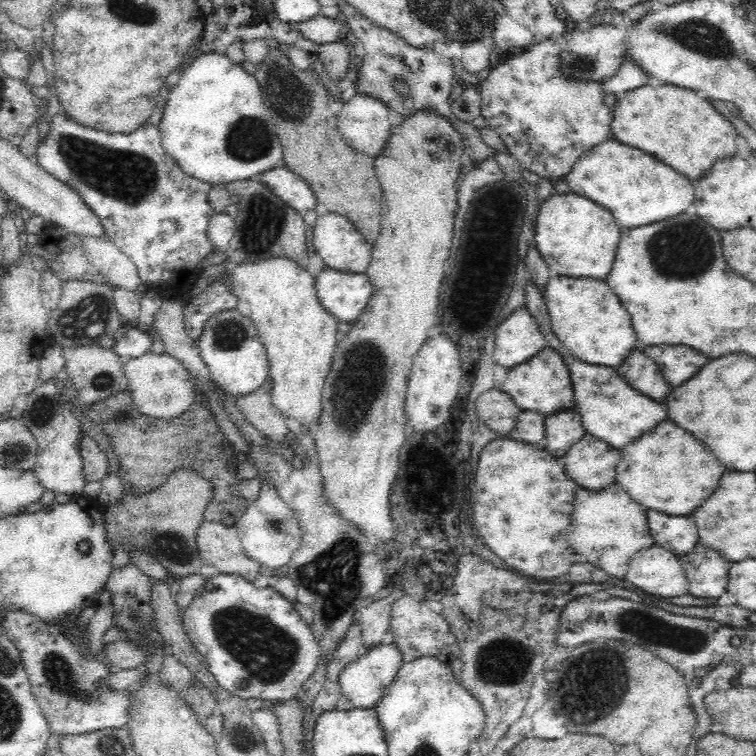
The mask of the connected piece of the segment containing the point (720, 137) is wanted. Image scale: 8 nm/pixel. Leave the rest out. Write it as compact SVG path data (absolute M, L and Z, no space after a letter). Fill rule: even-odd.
M644 85L624 93L613 108L611 137L622 144L639 148L656 157L668 167L684 174L692 184L696 184L716 164L717 160L731 159L736 155L737 131L710 103L698 92L683 89L676 85L650 87Z

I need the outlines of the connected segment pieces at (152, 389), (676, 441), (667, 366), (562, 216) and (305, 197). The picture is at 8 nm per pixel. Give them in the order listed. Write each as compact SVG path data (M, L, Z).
M148 352L140 358L132 358L124 366L129 392L140 413L162 420L178 418L199 401L199 392L189 372L175 357Z
M672 420L660 422L648 434L619 451L622 456L616 467L615 482L638 504L650 510L668 512L670 516L692 514L704 500L708 500L708 496L712 496L724 474L724 466L718 464L716 456Z
M652 346L642 347L648 358L656 361L664 379L670 386L680 386L690 380L706 362L708 358L698 354L694 348L684 346Z
M556 193L539 205L535 224L535 246L537 254L549 266L552 277L566 276L576 278L606 280L612 270L621 232L610 211L592 200L576 193Z
M284 165L274 167L258 176L260 180L288 206L304 215L308 210L318 210L317 198L309 184L300 175Z

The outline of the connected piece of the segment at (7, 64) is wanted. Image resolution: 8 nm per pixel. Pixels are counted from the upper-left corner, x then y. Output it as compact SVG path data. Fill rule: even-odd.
M38 33L35 39L35 51L33 54L27 54L19 48L11 50L3 50L1 54L1 67L8 77L25 81L28 78L29 70L31 66L40 60L41 62L41 50L44 48L44 41Z

